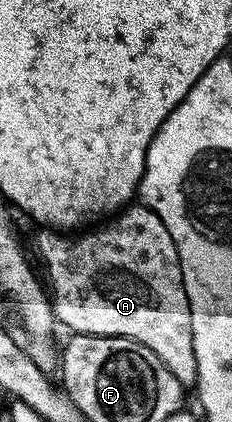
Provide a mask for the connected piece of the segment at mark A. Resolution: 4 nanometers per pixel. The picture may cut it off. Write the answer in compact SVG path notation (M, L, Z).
M131 203L113 214L111 225L91 228L91 233L67 235L49 227L41 230L38 237L38 253L46 264L44 281L54 306L54 316L70 328L71 334L91 333L97 337L127 337L152 351L180 379L183 387L198 383L196 351L192 347L192 315L186 288L182 286L182 268L168 235L168 227L144 204Z

